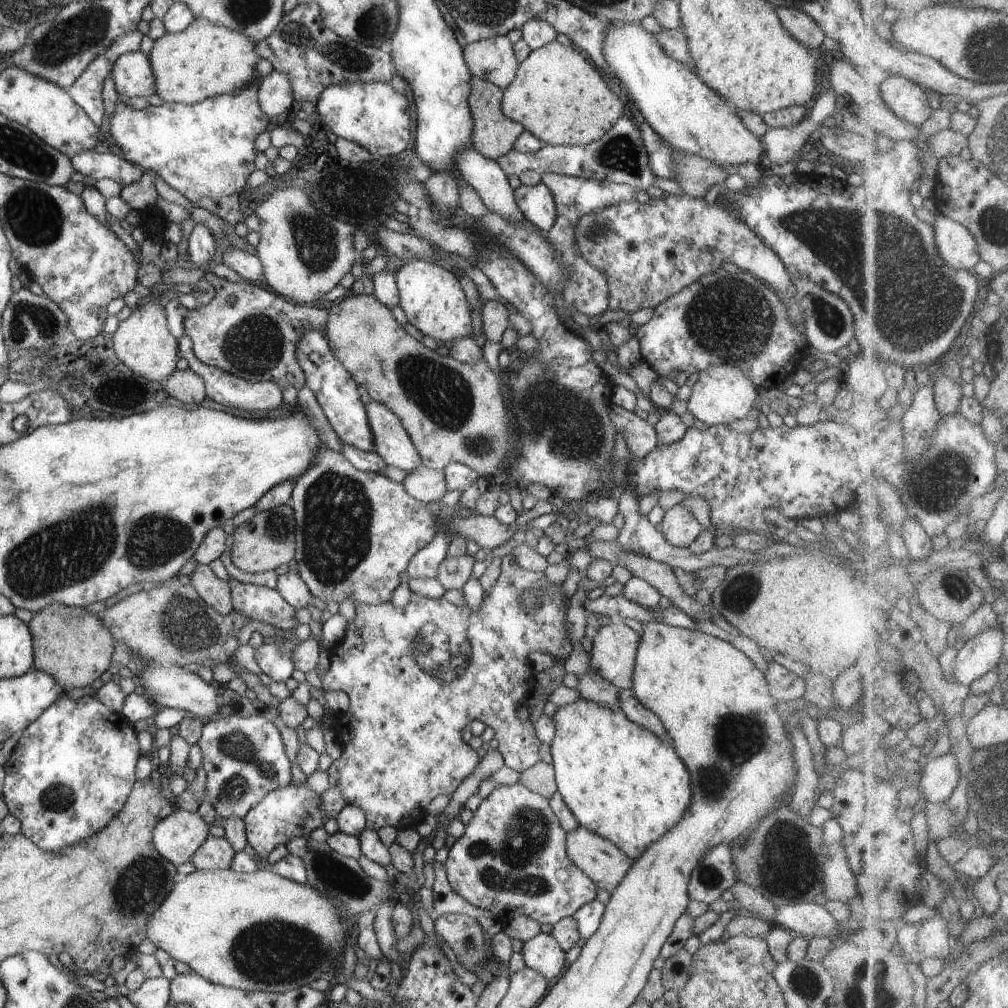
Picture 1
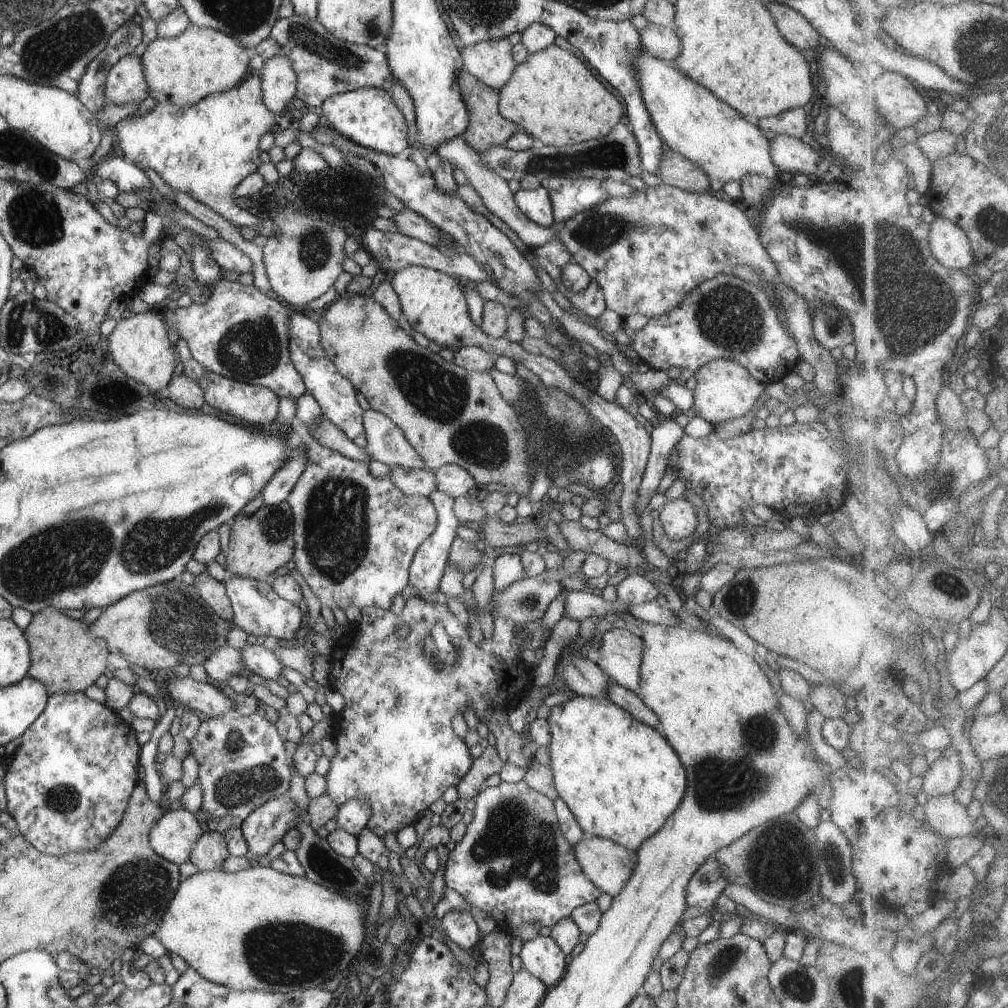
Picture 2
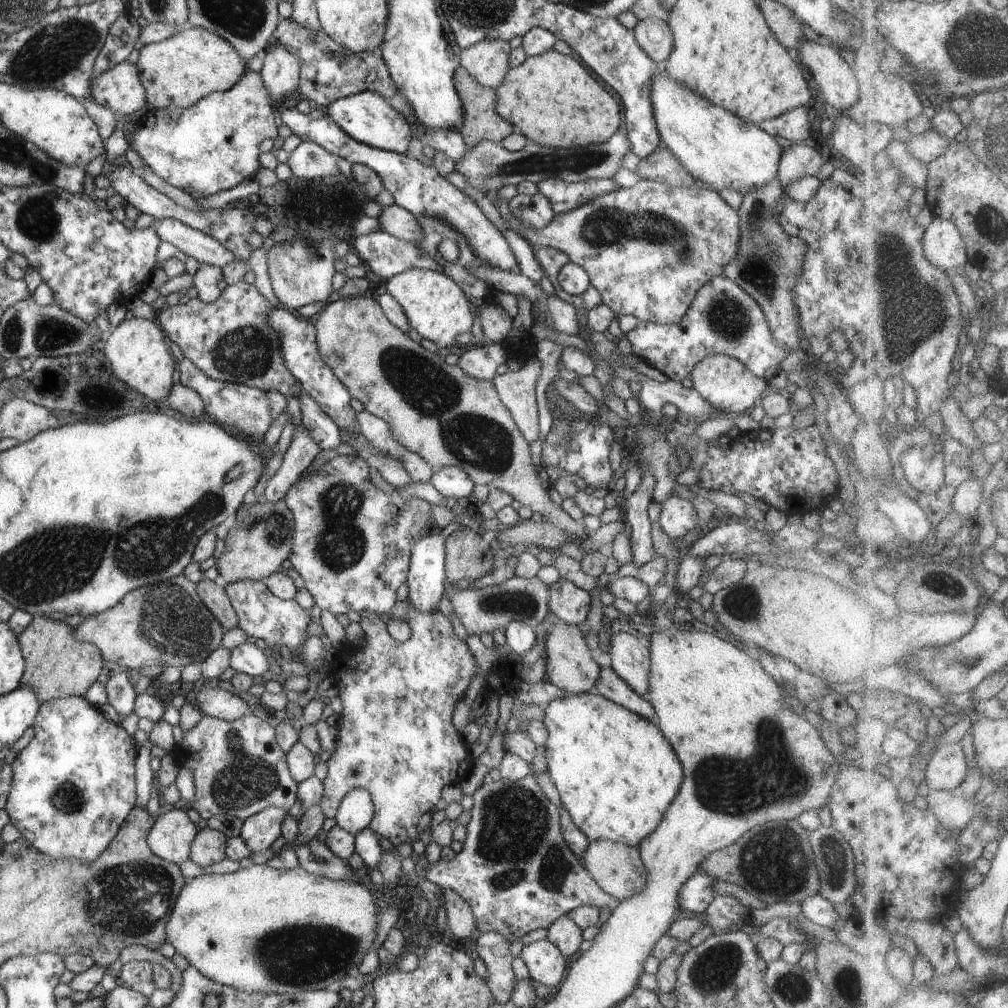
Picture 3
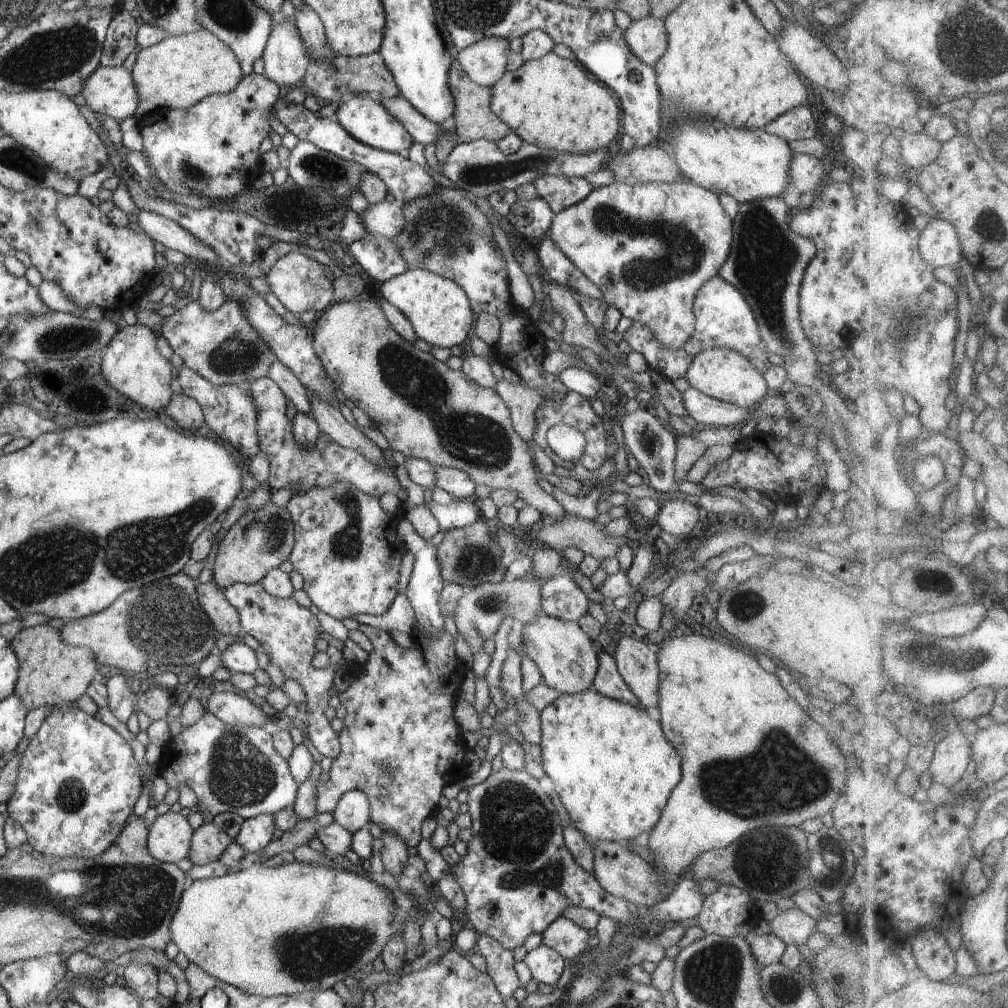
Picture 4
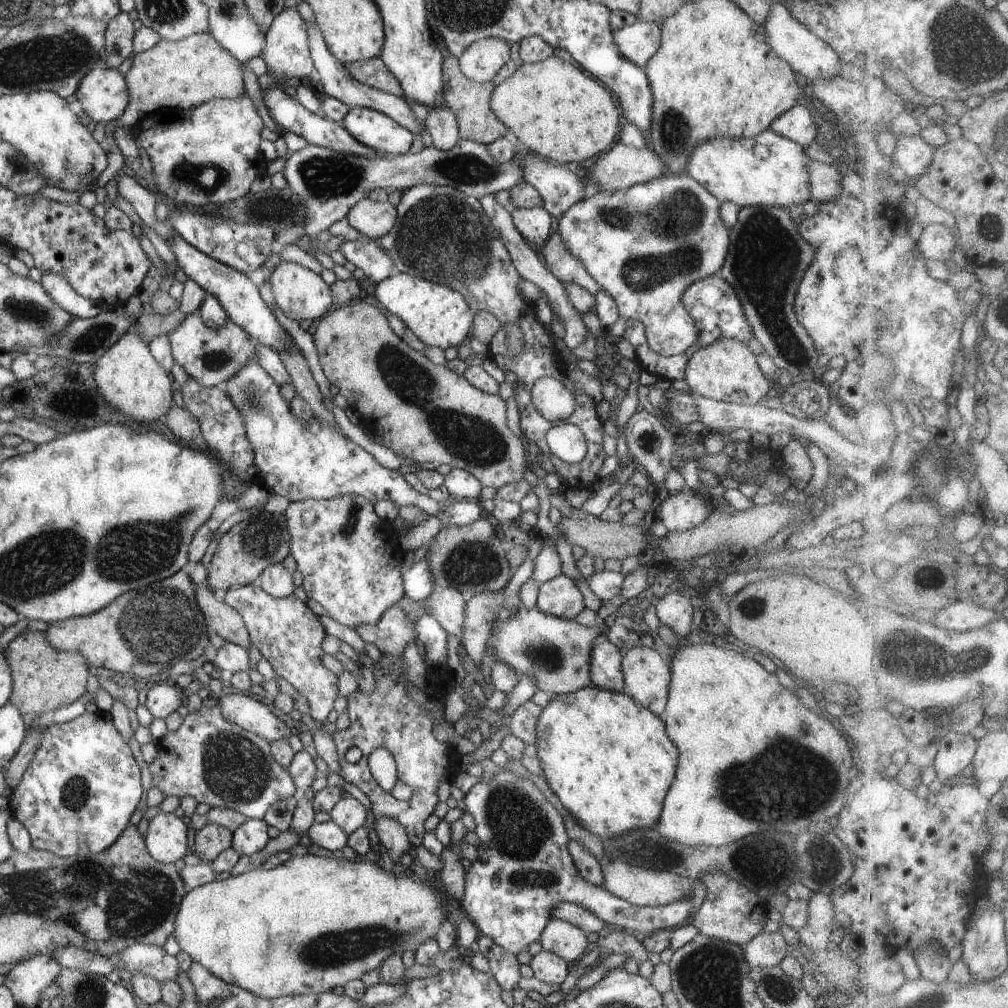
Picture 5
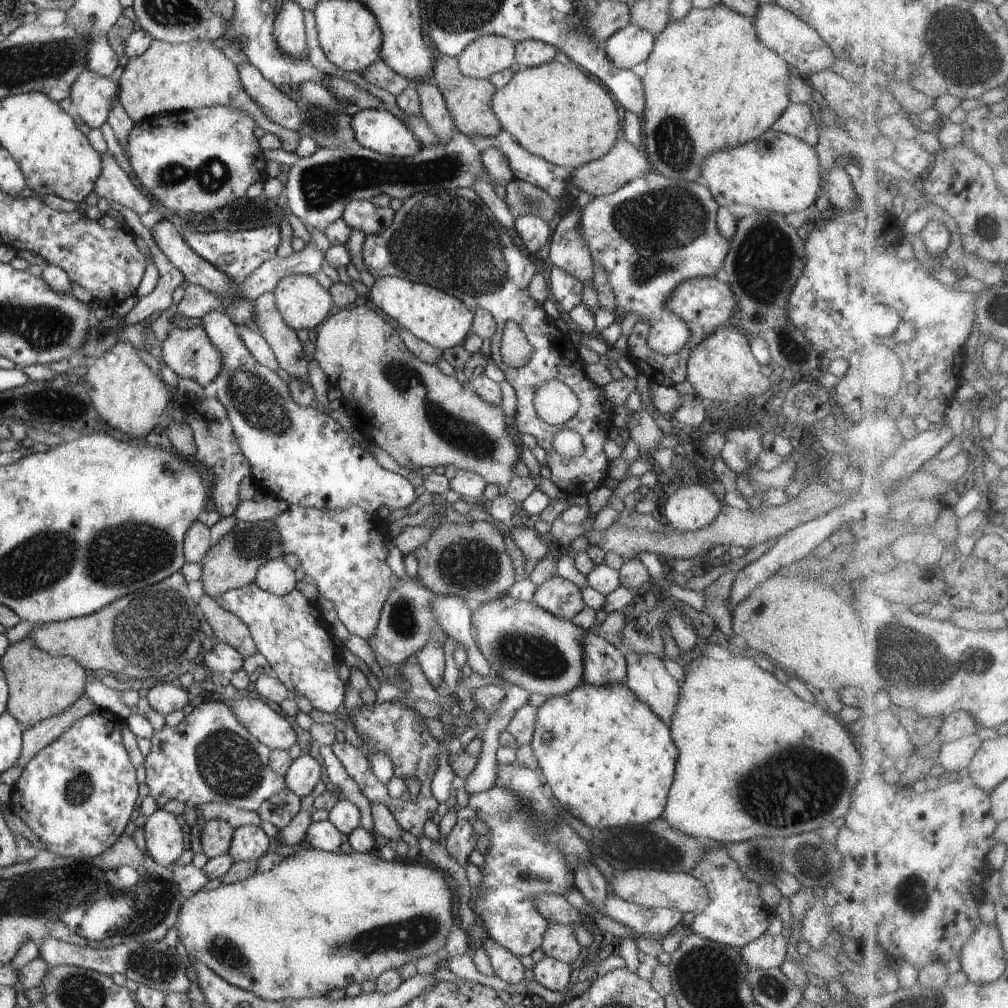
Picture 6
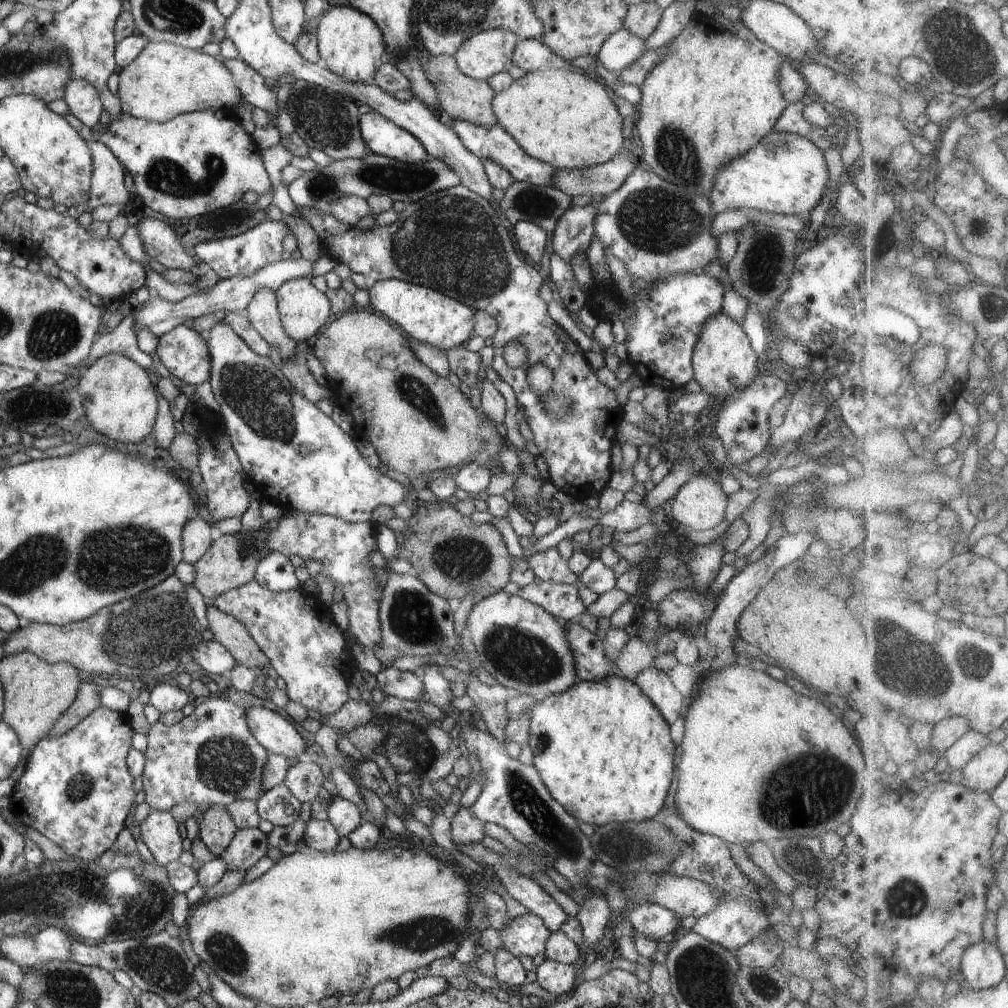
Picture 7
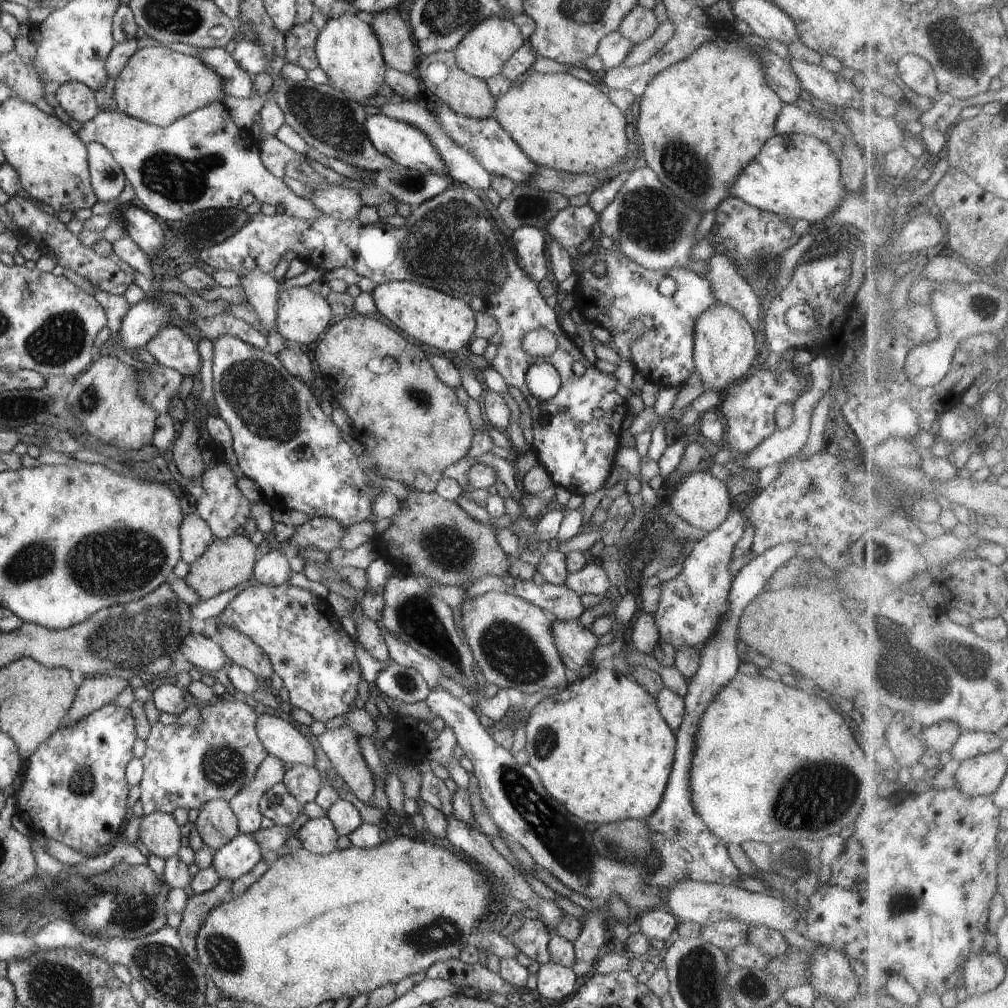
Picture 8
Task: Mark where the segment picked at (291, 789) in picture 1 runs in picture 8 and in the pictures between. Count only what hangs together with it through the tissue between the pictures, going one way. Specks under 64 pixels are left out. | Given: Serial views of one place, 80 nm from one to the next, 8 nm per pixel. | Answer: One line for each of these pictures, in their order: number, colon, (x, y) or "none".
2: (262, 828)
3: (261, 830)
4: (256, 833)
5: (252, 836)
6: (249, 843)
7: (248, 846)
8: (237, 857)

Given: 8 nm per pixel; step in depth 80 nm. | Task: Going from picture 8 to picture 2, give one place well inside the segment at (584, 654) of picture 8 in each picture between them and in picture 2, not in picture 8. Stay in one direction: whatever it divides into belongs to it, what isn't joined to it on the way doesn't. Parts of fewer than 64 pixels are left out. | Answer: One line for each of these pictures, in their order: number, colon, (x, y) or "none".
2: (620, 696)
3: (610, 686)
4: (608, 682)
5: (605, 671)
6: (603, 664)
7: (591, 656)

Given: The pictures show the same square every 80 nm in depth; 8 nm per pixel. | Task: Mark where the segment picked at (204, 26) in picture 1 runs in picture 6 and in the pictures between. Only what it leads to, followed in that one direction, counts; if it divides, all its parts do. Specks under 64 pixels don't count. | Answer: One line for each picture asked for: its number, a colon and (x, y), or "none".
2: (181, 70)
3: (180, 71)
4: (177, 73)
5: (181, 75)
6: (166, 79)

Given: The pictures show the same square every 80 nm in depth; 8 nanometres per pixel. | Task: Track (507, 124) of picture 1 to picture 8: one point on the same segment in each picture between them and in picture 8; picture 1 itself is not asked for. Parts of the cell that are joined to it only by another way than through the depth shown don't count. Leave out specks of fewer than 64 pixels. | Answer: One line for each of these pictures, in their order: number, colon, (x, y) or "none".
2: (487, 128)
3: (481, 122)
4: (474, 119)
5: (469, 101)
6: (468, 100)
7: (460, 97)
8: (470, 96)

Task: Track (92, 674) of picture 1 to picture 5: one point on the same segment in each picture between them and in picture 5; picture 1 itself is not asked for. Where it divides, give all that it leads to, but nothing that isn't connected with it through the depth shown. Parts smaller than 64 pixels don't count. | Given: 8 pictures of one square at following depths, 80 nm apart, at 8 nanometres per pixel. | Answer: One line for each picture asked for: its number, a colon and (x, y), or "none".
2: (65, 657)
3: (57, 665)
4: (52, 672)
5: (44, 679)

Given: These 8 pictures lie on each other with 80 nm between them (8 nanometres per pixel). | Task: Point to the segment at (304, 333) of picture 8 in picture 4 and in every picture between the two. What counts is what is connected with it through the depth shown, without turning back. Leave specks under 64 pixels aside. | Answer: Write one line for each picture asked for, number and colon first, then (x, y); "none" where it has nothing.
4: (299, 282)
5: (300, 293)
6: (303, 303)
7: (303, 309)

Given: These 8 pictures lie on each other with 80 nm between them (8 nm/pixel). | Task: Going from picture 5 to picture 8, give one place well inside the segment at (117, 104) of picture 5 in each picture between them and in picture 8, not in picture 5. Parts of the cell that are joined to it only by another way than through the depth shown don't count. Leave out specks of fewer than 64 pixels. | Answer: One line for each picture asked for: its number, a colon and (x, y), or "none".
6: (91, 94)
7: (82, 99)
8: (76, 99)

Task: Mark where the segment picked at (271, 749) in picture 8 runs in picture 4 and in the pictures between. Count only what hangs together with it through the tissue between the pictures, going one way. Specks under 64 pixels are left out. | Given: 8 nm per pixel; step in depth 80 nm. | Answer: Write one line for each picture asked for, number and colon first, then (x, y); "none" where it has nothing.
4: (229, 707)
5: (244, 711)
6: (270, 728)
7: (272, 731)

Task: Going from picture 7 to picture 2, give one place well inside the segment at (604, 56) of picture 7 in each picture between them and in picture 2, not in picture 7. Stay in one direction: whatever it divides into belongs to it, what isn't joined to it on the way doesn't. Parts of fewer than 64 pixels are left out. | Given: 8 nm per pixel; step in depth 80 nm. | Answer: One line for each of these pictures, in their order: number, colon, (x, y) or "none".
2: (662, 42)
3: (654, 36)
4: (648, 39)
5: (639, 42)
6: (629, 46)

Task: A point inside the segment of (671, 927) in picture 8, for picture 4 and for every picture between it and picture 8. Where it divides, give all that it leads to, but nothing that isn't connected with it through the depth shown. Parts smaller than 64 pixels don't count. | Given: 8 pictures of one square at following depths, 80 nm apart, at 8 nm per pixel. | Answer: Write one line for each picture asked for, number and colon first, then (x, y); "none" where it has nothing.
4: (518, 876)
5: (524, 868)
6: (655, 921)
7: (652, 920)

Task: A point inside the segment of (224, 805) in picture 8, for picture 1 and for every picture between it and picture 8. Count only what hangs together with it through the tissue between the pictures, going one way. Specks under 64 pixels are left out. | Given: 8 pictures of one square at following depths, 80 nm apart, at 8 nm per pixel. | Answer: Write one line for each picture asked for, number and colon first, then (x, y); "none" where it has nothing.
1: (216, 853)
2: (209, 853)
3: (208, 848)
4: (209, 842)
5: (210, 841)
6: (216, 836)
7: (217, 828)

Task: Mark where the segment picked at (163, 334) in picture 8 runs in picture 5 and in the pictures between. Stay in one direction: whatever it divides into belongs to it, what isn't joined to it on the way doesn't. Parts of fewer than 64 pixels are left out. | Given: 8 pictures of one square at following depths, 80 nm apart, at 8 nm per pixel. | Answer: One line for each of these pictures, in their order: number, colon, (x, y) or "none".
5: (211, 357)
6: (189, 353)
7: (184, 353)

